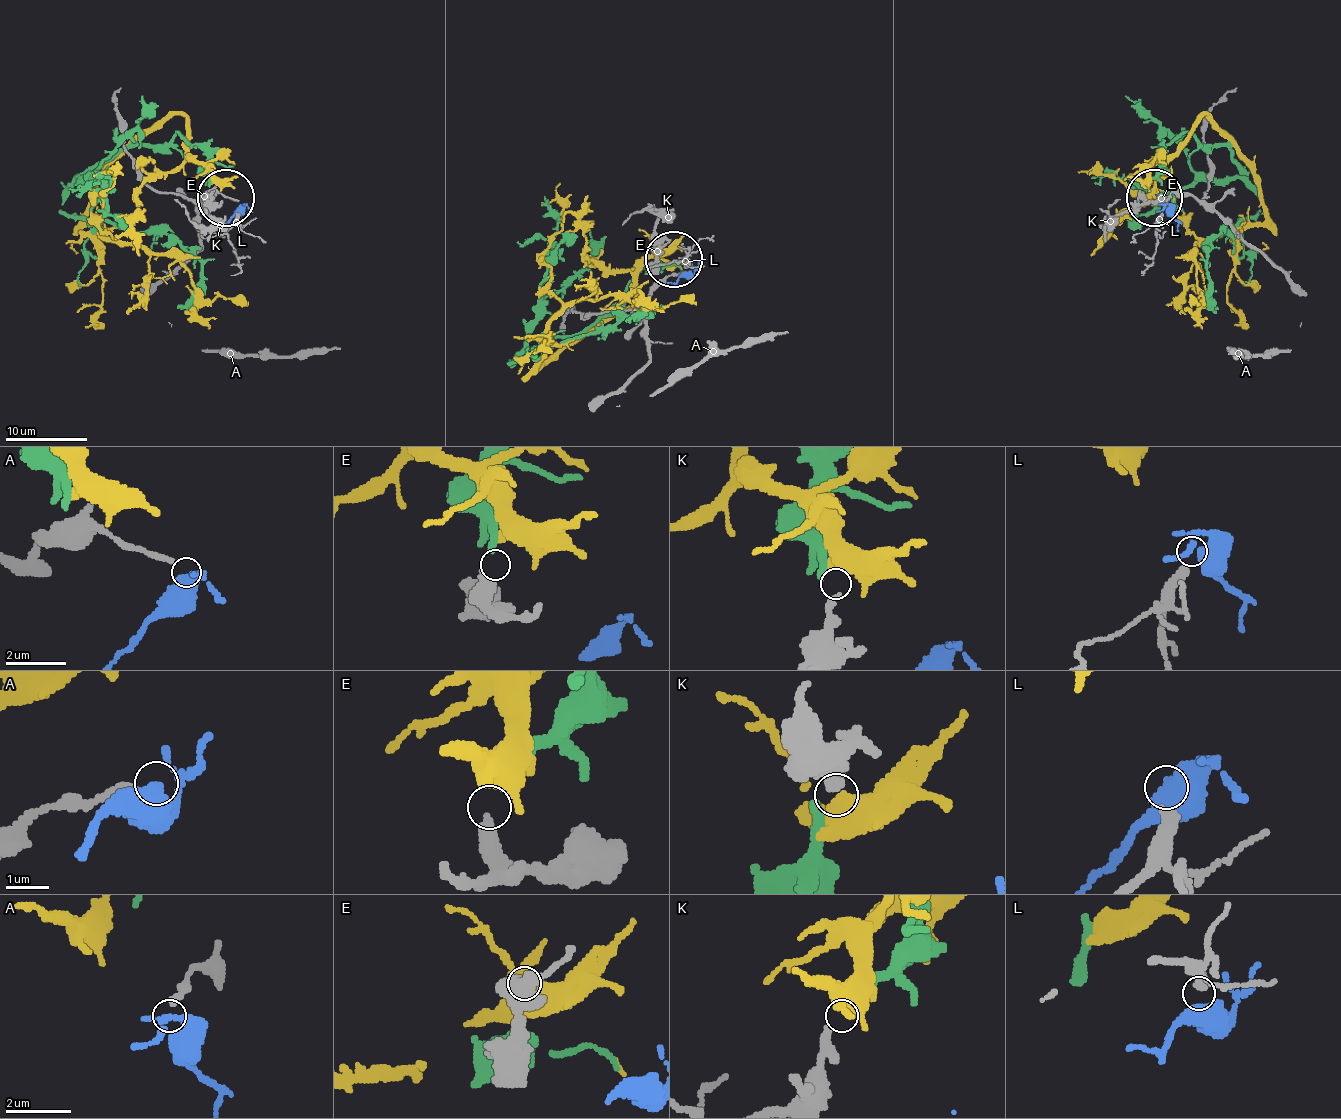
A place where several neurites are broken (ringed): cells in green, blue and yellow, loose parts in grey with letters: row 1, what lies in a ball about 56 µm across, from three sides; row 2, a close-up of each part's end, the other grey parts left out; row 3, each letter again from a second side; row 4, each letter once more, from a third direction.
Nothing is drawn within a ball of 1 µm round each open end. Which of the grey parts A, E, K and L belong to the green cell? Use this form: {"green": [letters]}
{"green": ["E"]}

